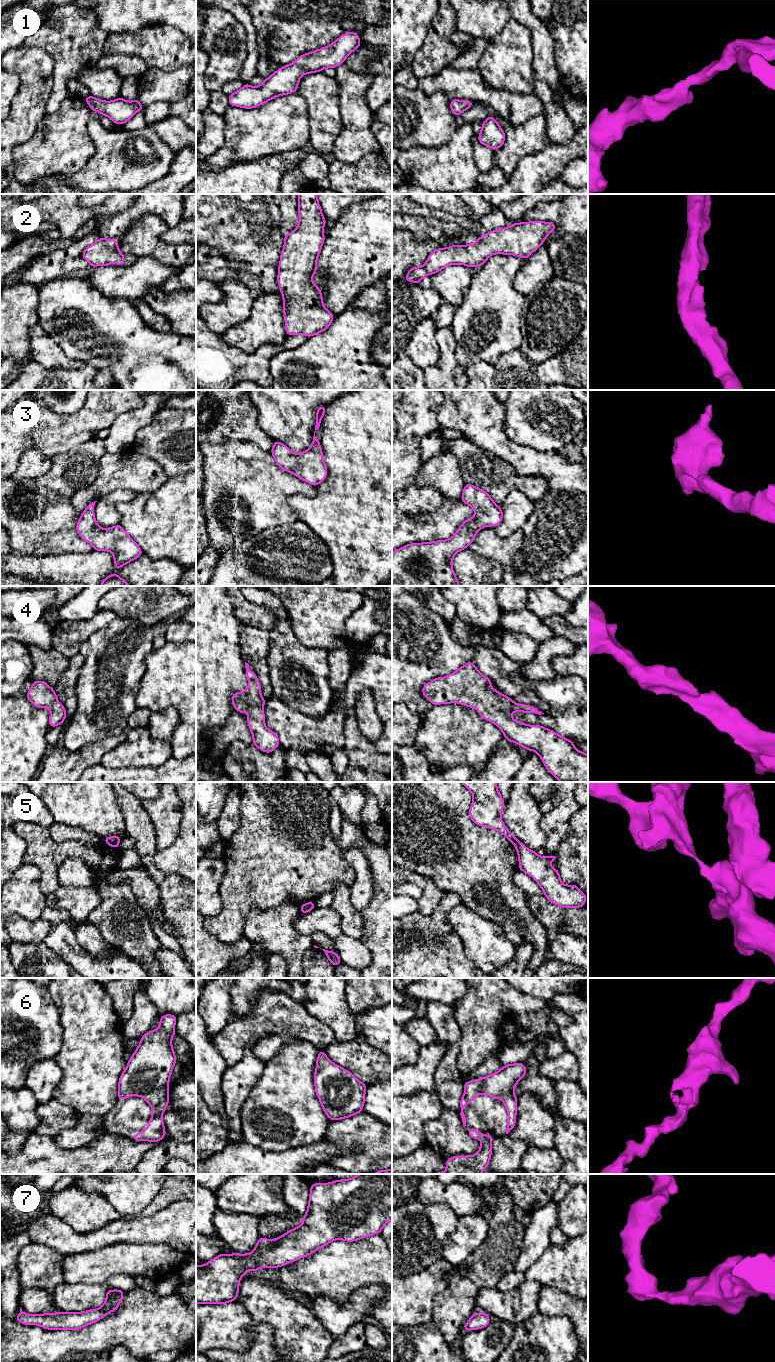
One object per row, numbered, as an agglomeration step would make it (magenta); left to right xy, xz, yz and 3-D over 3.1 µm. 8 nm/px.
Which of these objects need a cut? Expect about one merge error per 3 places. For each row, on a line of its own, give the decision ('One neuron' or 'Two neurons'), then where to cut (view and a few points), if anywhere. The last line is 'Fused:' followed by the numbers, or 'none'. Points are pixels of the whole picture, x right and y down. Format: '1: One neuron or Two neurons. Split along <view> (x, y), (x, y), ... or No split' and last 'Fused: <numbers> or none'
1: One neuron. No split
2: One neuron. No split
3: One neuron. No split
4: One neuron. No split
5: Two neurons. Split along yz (517, 840), (513, 843)
6: One neuron. No split
7: One neuron. No split
Fused: 5

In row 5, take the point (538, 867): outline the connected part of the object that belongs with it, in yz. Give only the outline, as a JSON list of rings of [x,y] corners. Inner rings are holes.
[[[518,840],[513,845],[518,853],[519,870],[530,875],[539,884],[550,902],[563,908],[580,908],[586,903],[587,897],[578,886],[564,885],[558,869],[550,866],[551,861],[558,859],[556,855],[539,856]]]

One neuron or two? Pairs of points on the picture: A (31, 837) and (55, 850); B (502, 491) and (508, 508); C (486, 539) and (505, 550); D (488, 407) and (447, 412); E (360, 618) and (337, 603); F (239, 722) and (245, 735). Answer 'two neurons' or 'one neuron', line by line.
A: one neuron
B: two neurons
C: one neuron
D: one neuron
E: two neurons
F: one neuron

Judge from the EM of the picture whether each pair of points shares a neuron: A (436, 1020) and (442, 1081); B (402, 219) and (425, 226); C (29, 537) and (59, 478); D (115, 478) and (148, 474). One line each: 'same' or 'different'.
A: same
B: same
C: different
D: same

